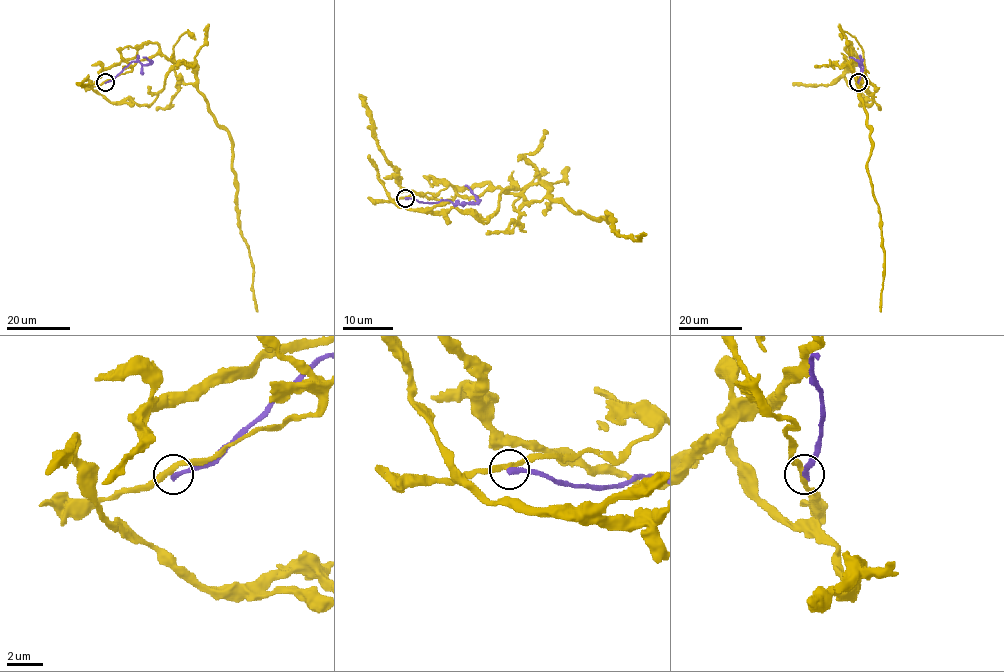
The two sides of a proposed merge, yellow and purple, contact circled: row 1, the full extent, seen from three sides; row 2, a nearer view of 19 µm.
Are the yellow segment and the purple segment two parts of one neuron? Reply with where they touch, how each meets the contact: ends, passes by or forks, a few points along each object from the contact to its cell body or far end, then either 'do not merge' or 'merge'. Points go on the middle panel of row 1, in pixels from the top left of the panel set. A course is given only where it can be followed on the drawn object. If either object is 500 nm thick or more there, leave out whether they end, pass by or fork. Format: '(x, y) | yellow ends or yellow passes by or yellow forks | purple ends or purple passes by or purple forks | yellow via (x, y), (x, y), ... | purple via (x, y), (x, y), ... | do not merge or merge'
(405, 198) | yellow passes by | purple ends | yellow via (405, 198), (449, 185), (478, 196), (540, 184), (568, 209), (606, 219), (607, 213), (618, 235), (646, 234) | purple via (405, 198), (423, 203), (448, 200), (459, 204), (473, 203), (477, 198), (464, 185) | do not merge

